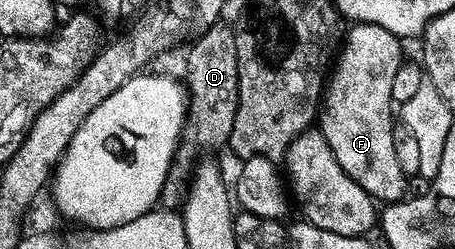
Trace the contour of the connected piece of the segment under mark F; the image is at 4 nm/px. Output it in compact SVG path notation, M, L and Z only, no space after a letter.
M355 24L346 33L345 43L337 56L337 63L329 76L325 88L325 107L321 112L321 131L329 142L329 150L337 158L341 170L371 195L372 200L390 206L398 204L408 195L409 178L397 162L397 150L393 147L393 130L396 121L391 120L379 104L366 108L359 104L355 108L355 88L391 88L399 71L403 68L404 41L398 36L381 30L381 26Z

